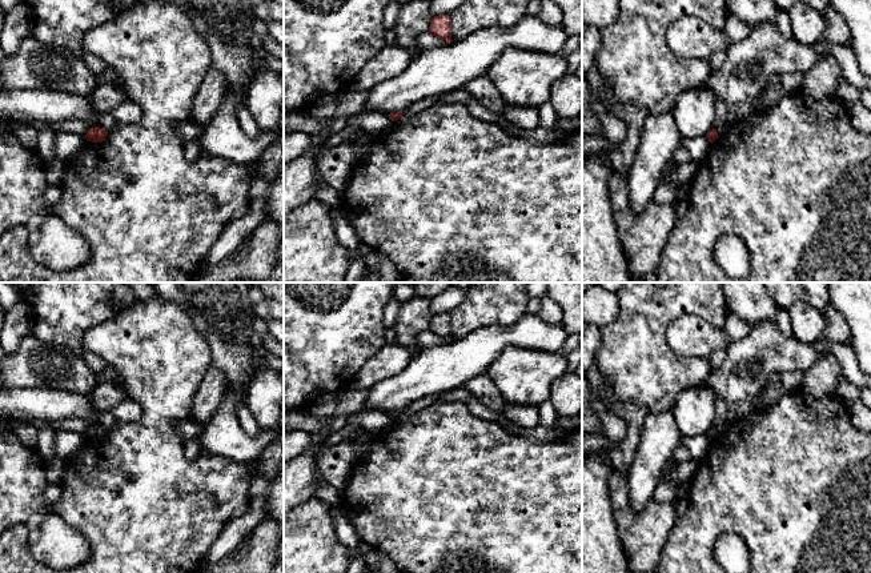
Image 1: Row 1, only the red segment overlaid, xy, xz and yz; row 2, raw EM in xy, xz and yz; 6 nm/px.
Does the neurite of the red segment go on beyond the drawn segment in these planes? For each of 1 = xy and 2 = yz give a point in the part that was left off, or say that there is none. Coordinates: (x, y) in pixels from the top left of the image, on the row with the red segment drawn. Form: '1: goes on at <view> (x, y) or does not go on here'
1: does not go on here
2: does not go on here

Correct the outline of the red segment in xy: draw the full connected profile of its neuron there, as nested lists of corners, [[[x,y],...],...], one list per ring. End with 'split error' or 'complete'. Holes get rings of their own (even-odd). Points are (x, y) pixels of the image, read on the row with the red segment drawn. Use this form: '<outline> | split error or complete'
[[[92,127],[87,135],[85,139],[87,141],[92,141],[92,143],[101,143],[105,140],[108,132],[100,127]]] | complete

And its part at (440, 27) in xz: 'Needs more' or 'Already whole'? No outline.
Already whole

